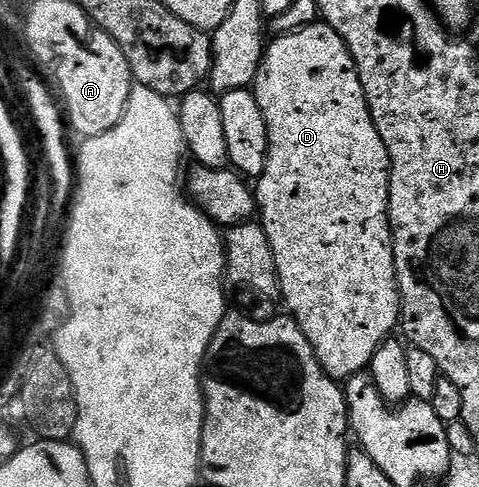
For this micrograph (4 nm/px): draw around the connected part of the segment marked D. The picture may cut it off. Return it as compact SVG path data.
M319 23L297 29L294 33L281 34L269 42L262 54L260 71L256 75L252 92L260 111L264 111L264 123L268 131L268 155L262 176L256 181L256 205L260 210L260 223L272 243L272 255L278 264L278 282L282 297L294 322L309 337L312 351L318 354L320 367L329 377L345 379L367 368L374 352L382 346L383 340L391 336L390 329L400 325L400 298L396 267L392 264L392 242L390 240L390 152L382 145L380 131L374 129L374 120L366 107L366 96L358 84L358 74L352 71L350 53L346 50L340 35L334 33L331 25Z

